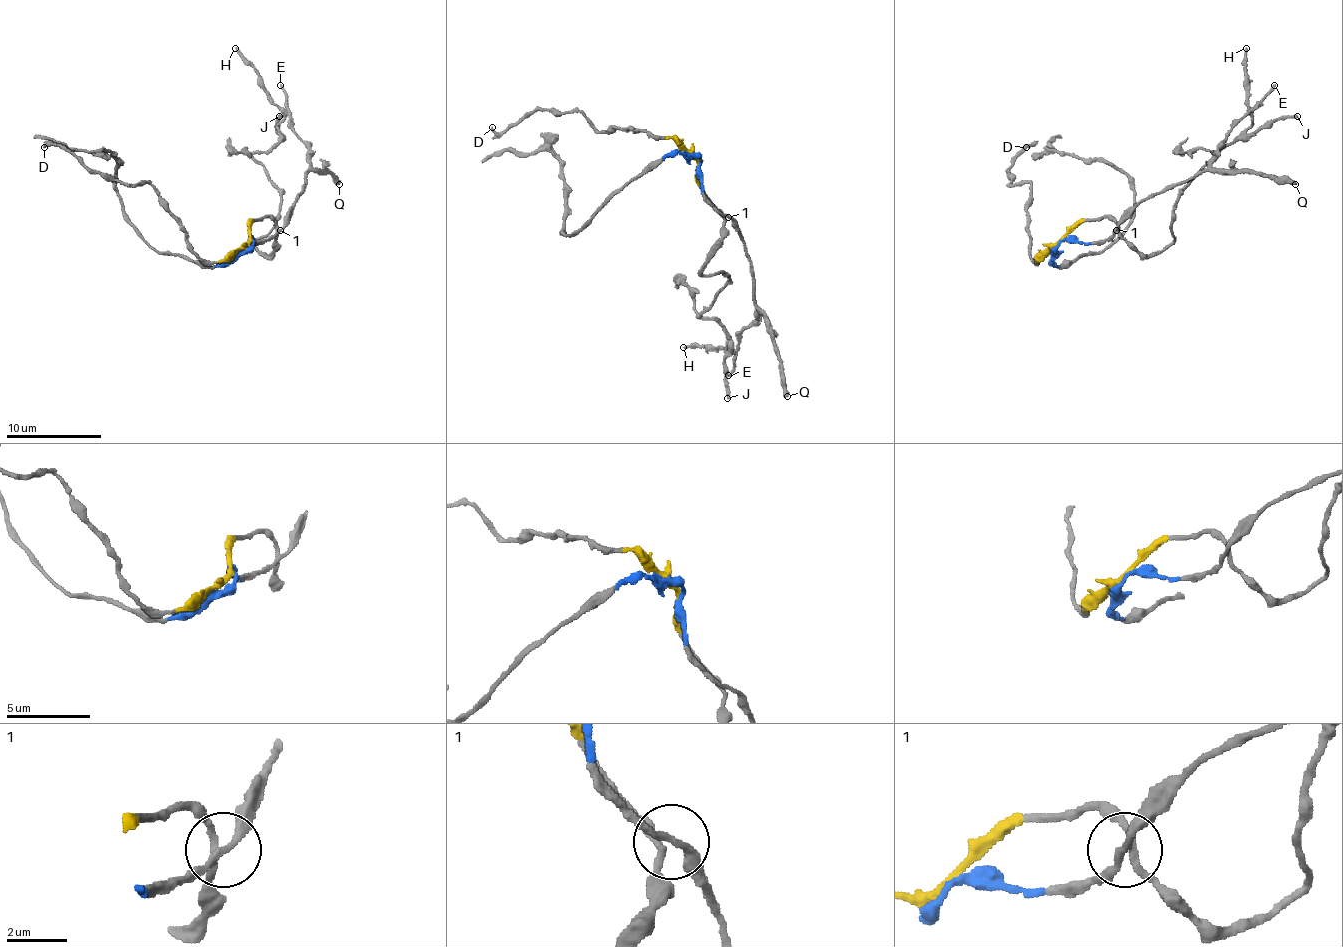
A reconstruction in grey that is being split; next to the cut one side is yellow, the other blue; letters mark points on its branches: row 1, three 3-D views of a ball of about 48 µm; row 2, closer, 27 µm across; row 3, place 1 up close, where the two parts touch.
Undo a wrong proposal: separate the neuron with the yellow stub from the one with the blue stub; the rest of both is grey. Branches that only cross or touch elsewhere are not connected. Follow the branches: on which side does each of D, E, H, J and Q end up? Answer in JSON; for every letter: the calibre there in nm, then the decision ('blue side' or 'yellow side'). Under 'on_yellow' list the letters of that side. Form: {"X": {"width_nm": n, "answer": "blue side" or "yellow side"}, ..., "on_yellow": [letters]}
{"D": {"width_nm": 200, "answer": "yellow side"}, "E": {"width_nm": 200, "answer": "blue side"}, "H": {"width_nm": 200, "answer": "yellow side"}, "J": {"width_nm": 240, "answer": "yellow side"}, "Q": {"width_nm": 400, "answer": "blue side"}, "on_yellow": ["D", "H", "J"]}

